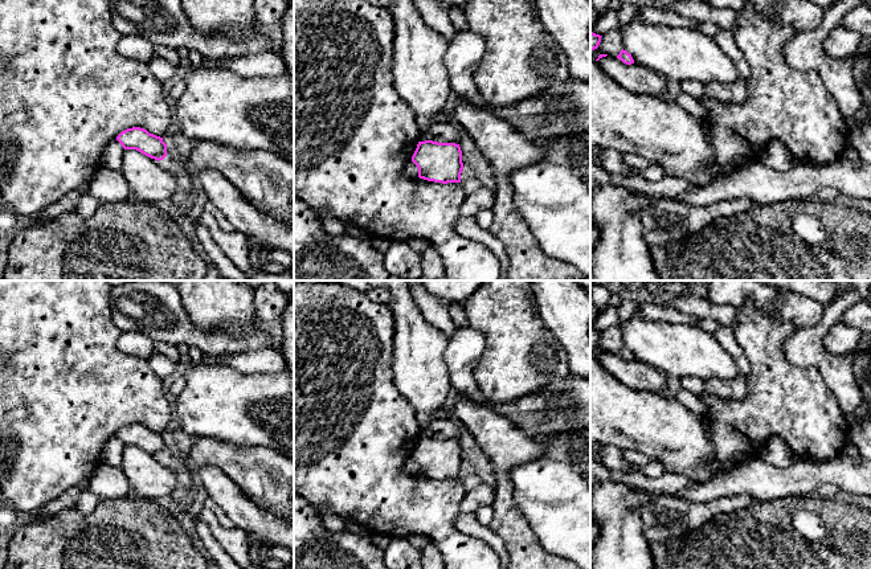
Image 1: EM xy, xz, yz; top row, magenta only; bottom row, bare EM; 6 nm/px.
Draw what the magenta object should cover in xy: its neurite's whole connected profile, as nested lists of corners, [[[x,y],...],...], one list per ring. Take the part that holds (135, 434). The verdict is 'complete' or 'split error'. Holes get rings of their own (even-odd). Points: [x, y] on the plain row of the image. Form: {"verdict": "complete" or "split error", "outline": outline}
{"verdict": "complete", "outline": [[[140,423],[122,427],[116,433],[116,437],[124,446],[136,446],[159,458],[167,453],[167,441],[163,438],[163,434],[150,430],[147,426]]]}

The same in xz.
{"verdict": "complete", "outline": [[[418,438],[412,453],[418,474],[434,479],[461,479],[462,447],[455,439]]]}

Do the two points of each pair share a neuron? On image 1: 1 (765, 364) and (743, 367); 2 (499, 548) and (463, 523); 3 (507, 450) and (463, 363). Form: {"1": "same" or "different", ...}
{"1": "different", "2": "same", "3": "different"}

